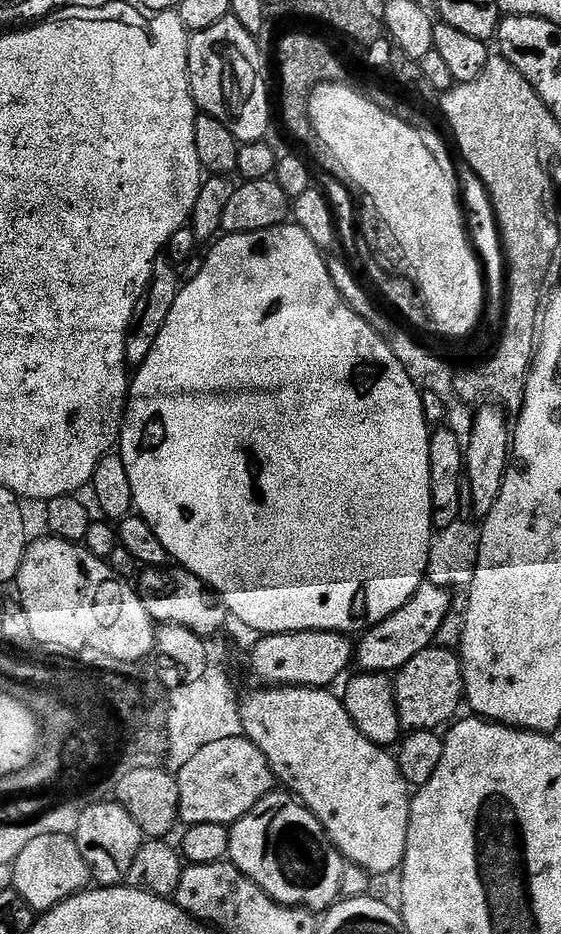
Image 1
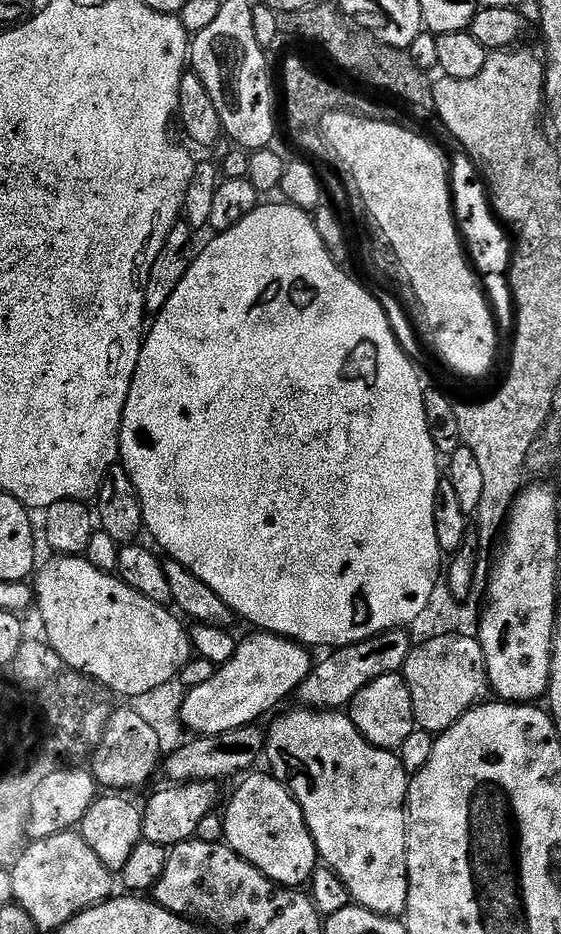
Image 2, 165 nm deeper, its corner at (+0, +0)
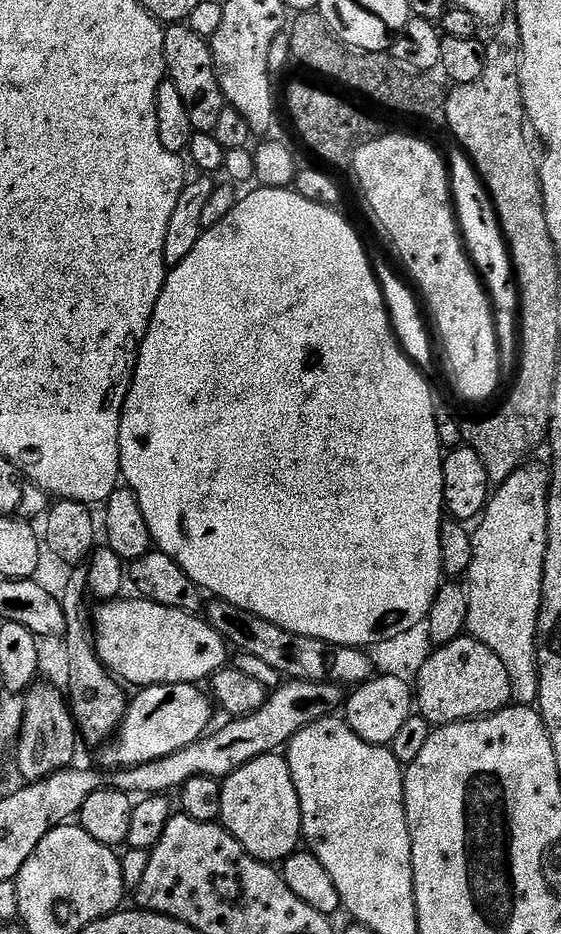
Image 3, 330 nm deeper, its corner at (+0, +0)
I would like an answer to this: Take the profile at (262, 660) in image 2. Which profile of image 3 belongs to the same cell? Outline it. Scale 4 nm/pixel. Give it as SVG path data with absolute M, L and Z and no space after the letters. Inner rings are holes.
M155 684L139 689L136 695L140 696L131 697L128 712L114 739L101 751L105 751L100 756L101 762L108 770L142 766L151 760L166 758L201 739L209 731L212 708L214 712L213 701L202 689L195 684Z

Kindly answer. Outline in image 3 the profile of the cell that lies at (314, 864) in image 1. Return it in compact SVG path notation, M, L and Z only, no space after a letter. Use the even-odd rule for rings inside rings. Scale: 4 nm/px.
M273 754L254 758L254 762L246 762L241 768L234 770L234 774L224 777L220 789L222 810L219 823L254 859L276 866L298 851L302 844L300 799L298 790L294 790L294 778L290 774L290 766L283 755Z

